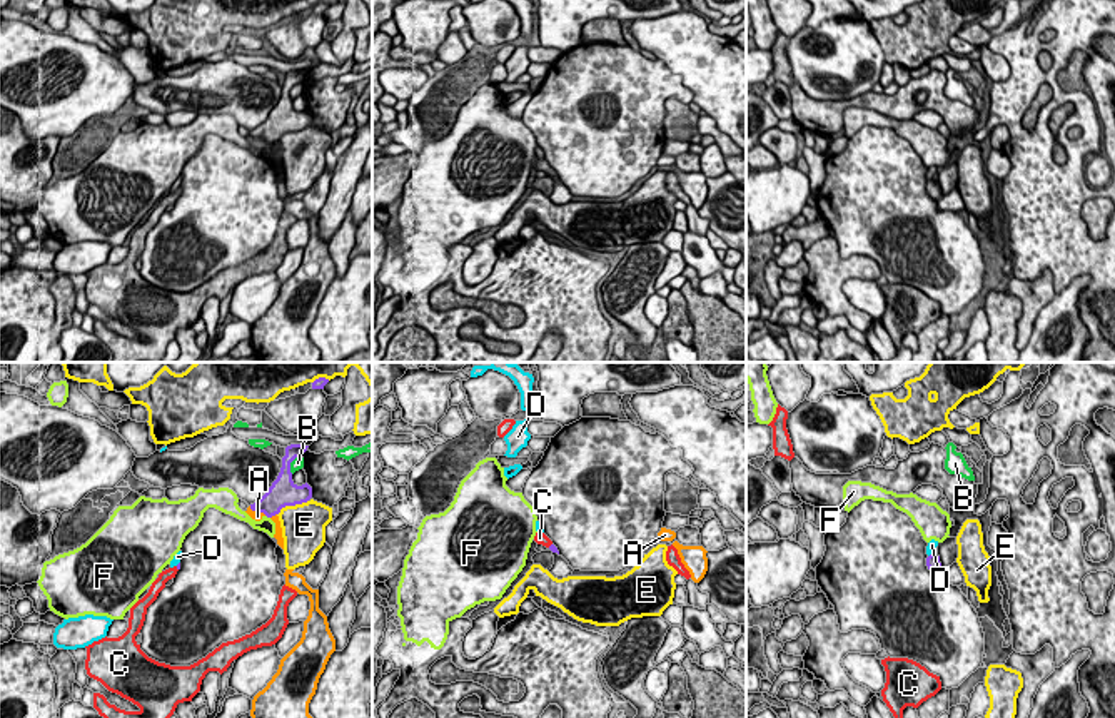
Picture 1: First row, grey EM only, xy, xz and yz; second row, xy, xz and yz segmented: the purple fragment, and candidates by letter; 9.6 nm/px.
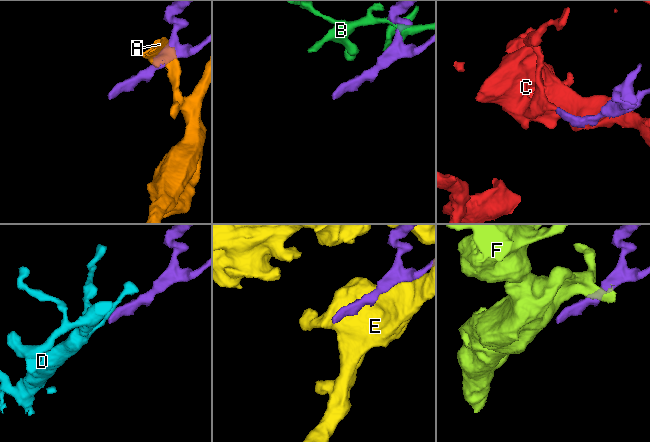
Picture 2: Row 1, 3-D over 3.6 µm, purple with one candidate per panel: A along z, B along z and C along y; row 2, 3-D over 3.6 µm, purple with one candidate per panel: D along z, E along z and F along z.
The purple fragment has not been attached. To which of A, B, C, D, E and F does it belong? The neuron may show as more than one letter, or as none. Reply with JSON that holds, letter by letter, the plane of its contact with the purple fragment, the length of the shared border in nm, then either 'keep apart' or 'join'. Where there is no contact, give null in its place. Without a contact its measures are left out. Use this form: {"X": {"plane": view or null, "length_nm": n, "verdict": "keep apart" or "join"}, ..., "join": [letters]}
{"A": {"plane": "xy", "length_nm": 80, "verdict": "keep apart"}, "B": {"plane": "xy", "length_nm": 220, "verdict": "keep apart"}, "C": {"plane": null, "verdict": "join"}, "D": {"plane": "yz", "length_nm": 60, "verdict": "keep apart"}, "E": {"plane": "xy", "length_nm": 340, "verdict": "keep apart"}, "F": {"plane": "xy", "length_nm": 60, "verdict": "keep apart"}, "join": ["C"]}

